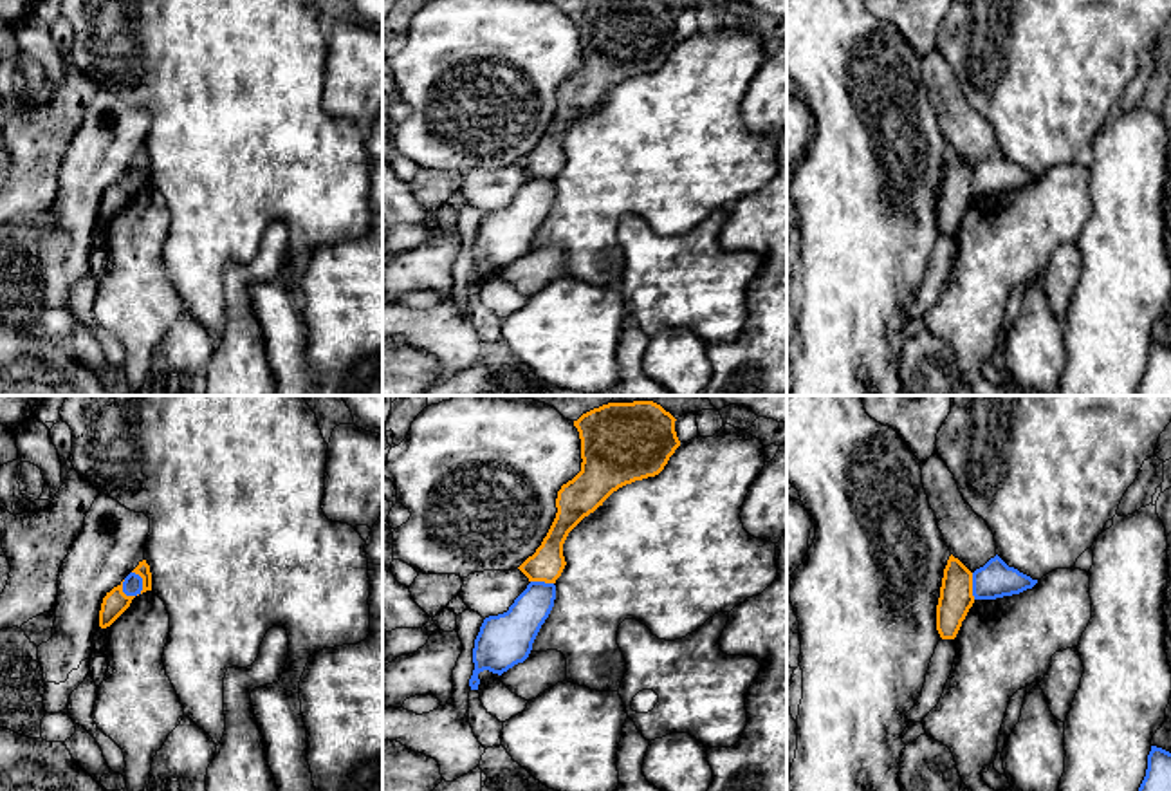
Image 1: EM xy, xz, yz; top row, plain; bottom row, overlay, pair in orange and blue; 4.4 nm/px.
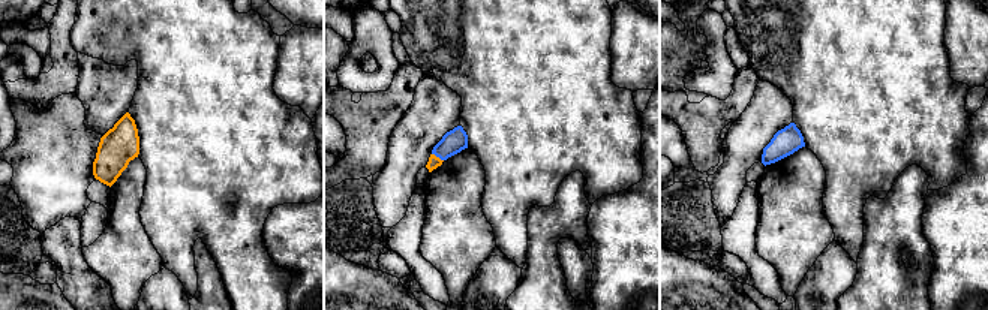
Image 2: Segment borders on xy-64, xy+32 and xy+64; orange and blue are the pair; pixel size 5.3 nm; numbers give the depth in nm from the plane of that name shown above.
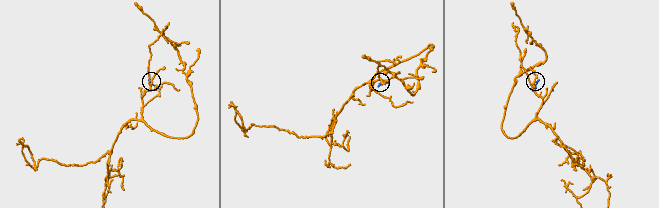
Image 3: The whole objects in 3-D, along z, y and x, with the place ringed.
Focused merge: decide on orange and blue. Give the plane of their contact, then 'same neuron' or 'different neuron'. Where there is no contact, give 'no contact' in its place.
meets orange in xy; different neuron

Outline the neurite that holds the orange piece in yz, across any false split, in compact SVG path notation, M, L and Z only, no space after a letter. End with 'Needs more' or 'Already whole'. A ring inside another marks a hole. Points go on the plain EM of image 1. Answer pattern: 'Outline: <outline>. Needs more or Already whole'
Outline: M951 150L944 164L936 200L936 226L942 235L956 233L973 199L973 168Z. Already whole

